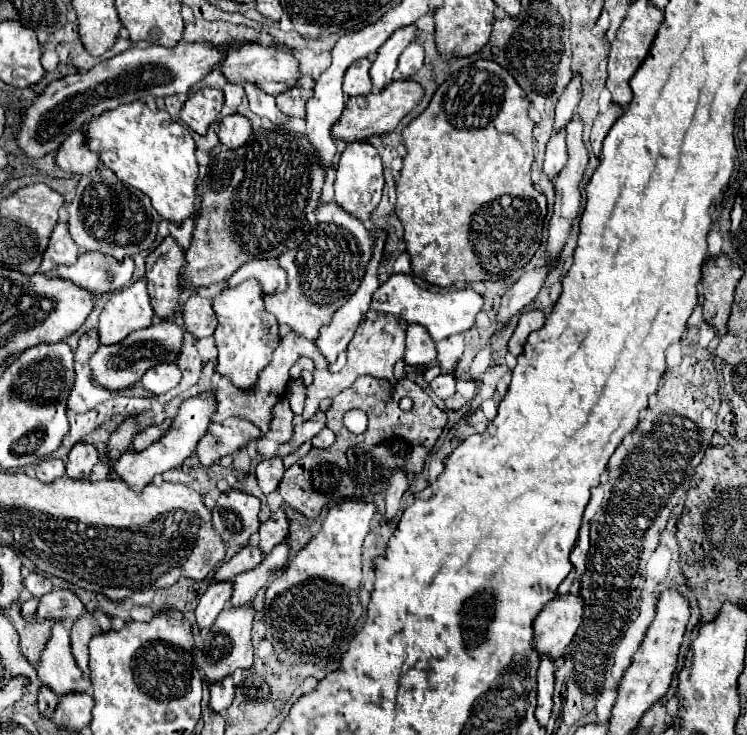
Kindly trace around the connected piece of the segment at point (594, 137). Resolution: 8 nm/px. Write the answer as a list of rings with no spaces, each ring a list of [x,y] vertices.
[[[610,104],[610,108],[604,112],[604,114],[598,114],[594,124],[592,124],[592,132],[590,132],[590,144],[592,144],[592,150],[596,156],[600,156],[602,152],[602,142],[608,134],[608,130],[612,128],[612,124],[622,116],[624,108],[620,104]]]

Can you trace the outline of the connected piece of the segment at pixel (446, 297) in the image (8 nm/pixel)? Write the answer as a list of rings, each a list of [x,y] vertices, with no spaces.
[[[408,274],[390,276],[388,282],[384,282],[372,296],[374,310],[400,316],[408,324],[412,324],[412,322],[422,324],[430,332],[434,342],[444,340],[452,334],[470,330],[474,326],[474,316],[482,310],[482,304],[484,304],[484,298],[478,292],[474,292],[472,288],[462,288],[462,290],[452,290],[448,294],[440,294],[440,292],[420,288]]]

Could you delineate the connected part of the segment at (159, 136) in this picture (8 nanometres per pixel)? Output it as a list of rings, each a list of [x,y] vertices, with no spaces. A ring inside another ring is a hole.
[[[122,104],[120,108],[96,116],[84,128],[88,146],[100,154],[104,166],[108,166],[122,182],[138,188],[152,200],[154,210],[168,222],[182,224],[188,218],[196,218],[196,178],[198,162],[194,156],[194,140],[190,130],[170,118],[164,110],[150,110],[146,104]]]

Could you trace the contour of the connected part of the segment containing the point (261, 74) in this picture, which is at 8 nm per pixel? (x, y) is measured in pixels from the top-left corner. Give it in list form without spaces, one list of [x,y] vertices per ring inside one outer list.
[[[236,42],[232,46],[240,46],[240,48],[236,48],[236,50],[228,48],[228,62],[224,62],[220,66],[220,70],[224,72],[228,82],[246,84],[248,80],[252,80],[252,84],[260,84],[260,88],[264,88],[264,92],[276,96],[280,92],[294,88],[298,84],[298,80],[302,78],[300,64],[290,50],[280,50],[276,46],[260,46],[256,42],[242,42],[242,44]]]

